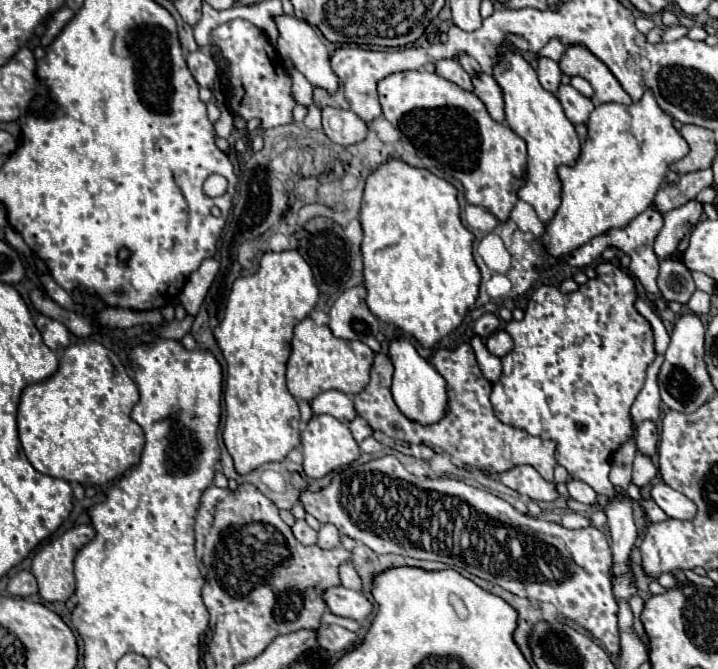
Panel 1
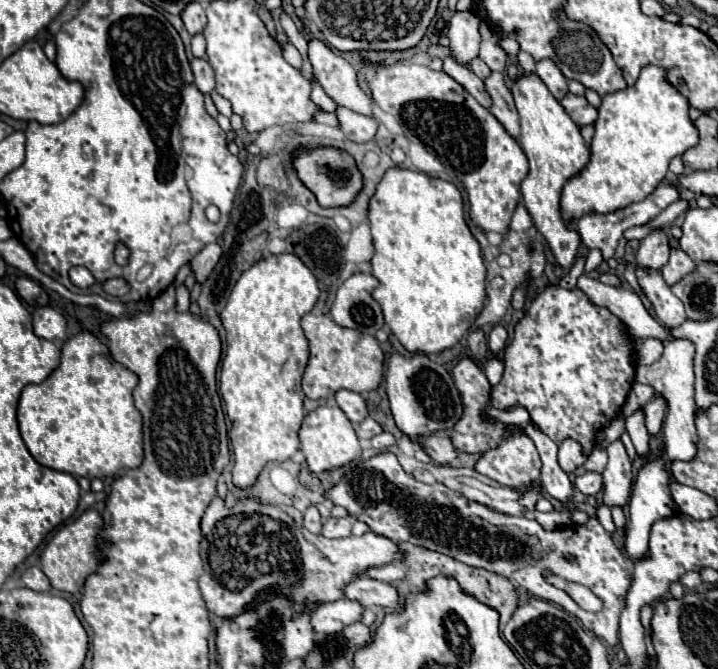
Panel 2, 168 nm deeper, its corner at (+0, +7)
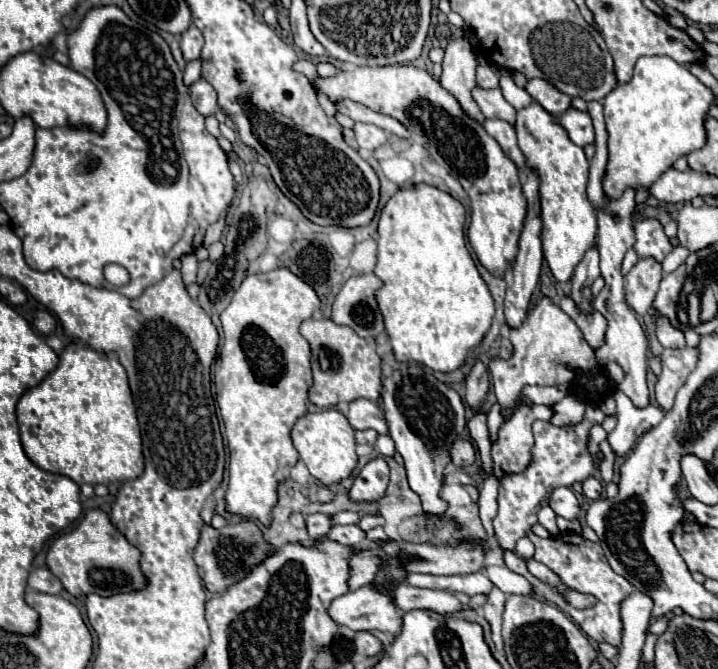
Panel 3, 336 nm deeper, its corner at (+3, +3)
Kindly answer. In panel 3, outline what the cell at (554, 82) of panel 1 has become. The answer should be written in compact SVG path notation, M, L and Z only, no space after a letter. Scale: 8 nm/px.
M531 79L527 83L527 93L541 103L553 117L559 117L561 113L565 113L571 105L571 97L561 93L557 87L549 85L549 81L541 81L541 79Z

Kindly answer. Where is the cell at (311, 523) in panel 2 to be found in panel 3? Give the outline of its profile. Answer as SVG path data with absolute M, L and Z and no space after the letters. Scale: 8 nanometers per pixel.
M323 513L307 515L307 517L305 517L305 523L307 523L307 531L309 531L309 535L311 535L313 539L325 537L325 535L329 533L329 529L331 529L331 521L329 521L329 517L323 515Z

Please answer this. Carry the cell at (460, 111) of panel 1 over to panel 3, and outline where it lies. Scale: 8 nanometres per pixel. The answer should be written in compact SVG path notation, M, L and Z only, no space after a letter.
M413 65L351 67L331 79L317 79L319 89L331 99L351 99L369 109L401 121L413 137L425 141L431 157L455 177L471 199L469 243L479 261L497 277L505 275L505 261L517 253L517 241L523 227L527 201L521 193L517 165L503 153L501 145L485 133L485 127L469 117L459 101L441 87L441 83Z

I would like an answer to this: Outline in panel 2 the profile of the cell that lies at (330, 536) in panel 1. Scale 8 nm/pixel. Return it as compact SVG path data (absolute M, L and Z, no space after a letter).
M330 517L328 521L324 521L322 527L322 535L324 537L350 537L352 535L352 523L350 519L334 519Z

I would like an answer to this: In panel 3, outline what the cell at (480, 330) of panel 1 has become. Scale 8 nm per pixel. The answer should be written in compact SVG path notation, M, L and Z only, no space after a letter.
M479 359L471 367L465 385L467 385L467 389L465 389L465 401L475 411L479 411L479 405L485 401L487 389L489 389L489 373L487 373L487 367Z

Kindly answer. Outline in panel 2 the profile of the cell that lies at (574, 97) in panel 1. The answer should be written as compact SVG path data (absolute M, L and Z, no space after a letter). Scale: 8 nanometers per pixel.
M568 93L568 97L564 97L562 107L566 109L566 113L572 117L572 121L578 127L594 125L596 115L598 115L596 109L586 101L586 97L578 97L578 95L572 95L572 93Z

